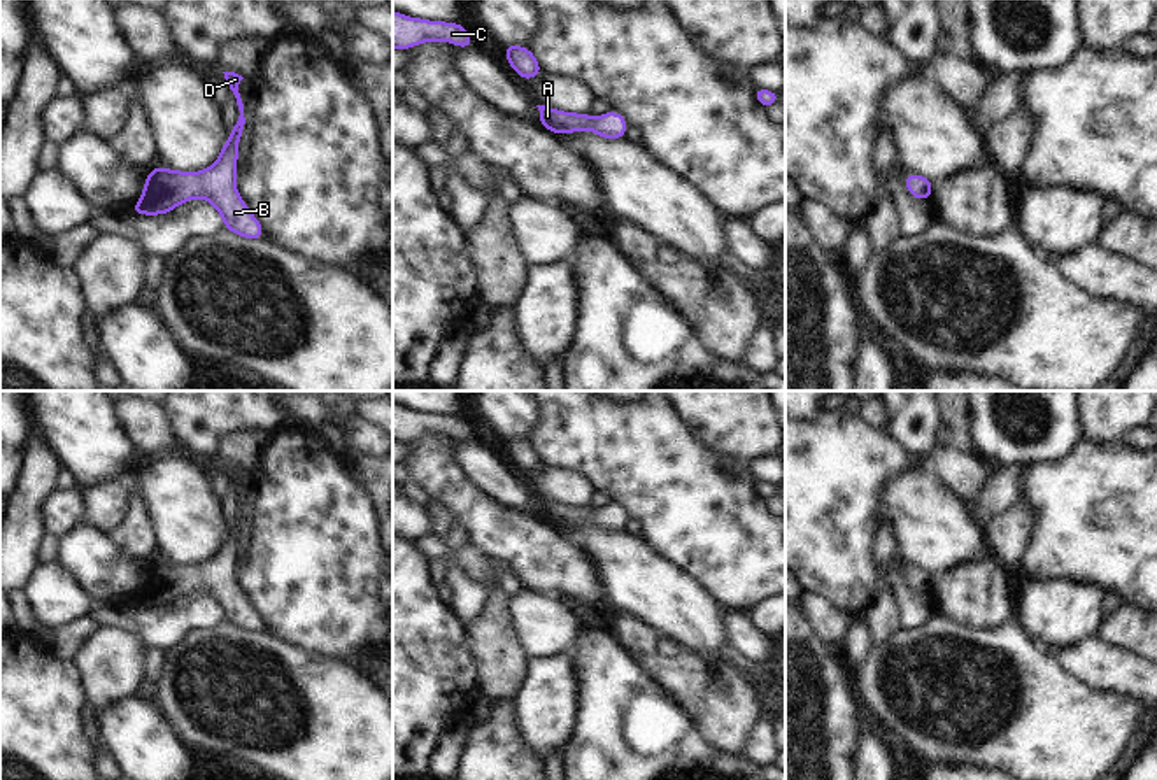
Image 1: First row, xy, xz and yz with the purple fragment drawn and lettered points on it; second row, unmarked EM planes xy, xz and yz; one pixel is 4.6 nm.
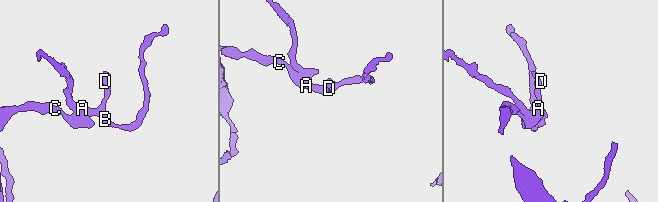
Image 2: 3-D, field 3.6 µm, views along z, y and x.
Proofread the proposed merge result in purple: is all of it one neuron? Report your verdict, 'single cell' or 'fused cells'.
single cell

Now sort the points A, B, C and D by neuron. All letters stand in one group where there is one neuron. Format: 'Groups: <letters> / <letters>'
Groups: A B C D.

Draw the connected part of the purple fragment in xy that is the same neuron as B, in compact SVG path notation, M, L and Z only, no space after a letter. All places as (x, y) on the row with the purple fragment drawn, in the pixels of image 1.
M235 72L223 74L235 98L238 121L230 130L219 160L200 174L172 172L161 167L153 168L144 184L142 198L130 212L147 216L168 214L175 205L202 196L219 210L228 231L235 231L245 238L266 238L261 224L240 200L235 188L237 149L240 135L247 126L245 98L238 93L238 84L244 77Z

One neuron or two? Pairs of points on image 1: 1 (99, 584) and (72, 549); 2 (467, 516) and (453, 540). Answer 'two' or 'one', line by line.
1: one
2: two

